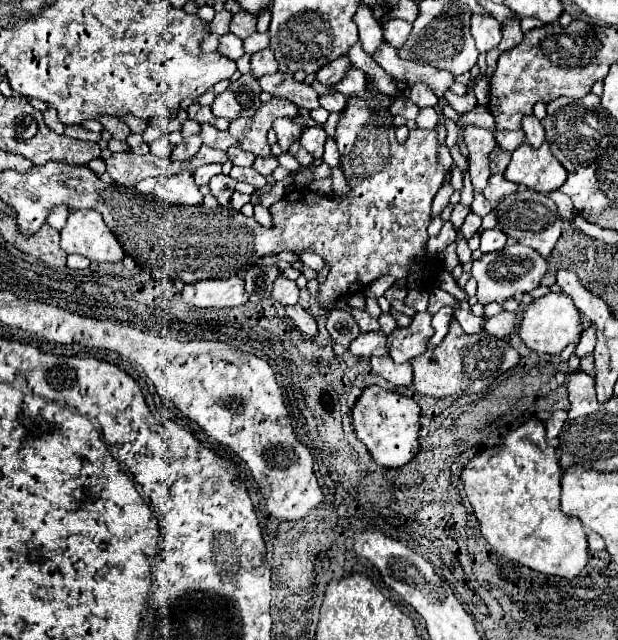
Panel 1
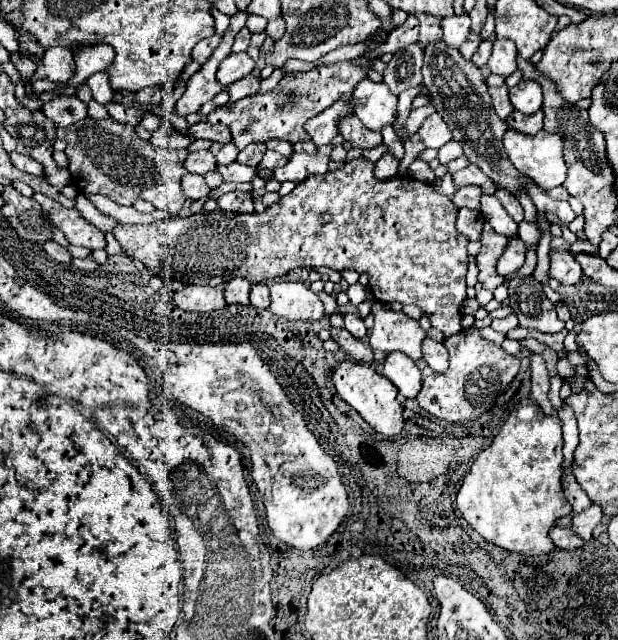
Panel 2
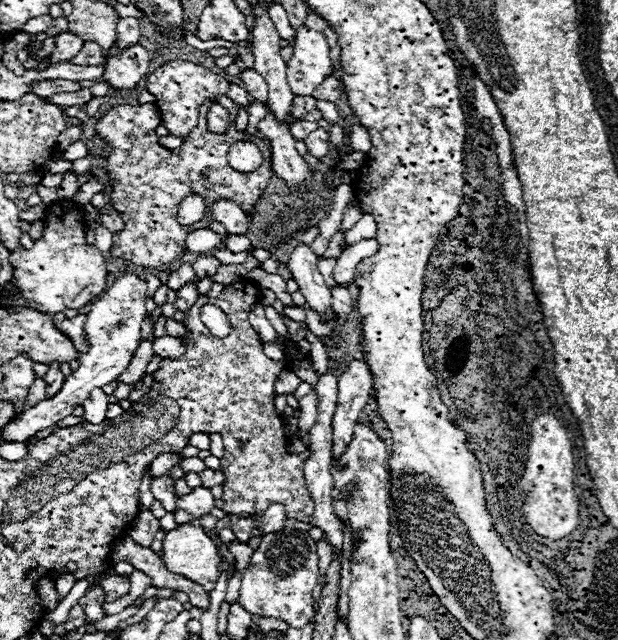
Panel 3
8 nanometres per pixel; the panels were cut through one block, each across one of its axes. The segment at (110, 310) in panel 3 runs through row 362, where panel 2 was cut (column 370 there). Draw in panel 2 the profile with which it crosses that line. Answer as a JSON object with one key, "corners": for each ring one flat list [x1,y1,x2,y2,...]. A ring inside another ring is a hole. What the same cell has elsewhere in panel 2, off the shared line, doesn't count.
{"corners":[[364,78,352,92,354,114,370,130,382,130,386,124,394,124,396,116,396,96,390,94,384,82,372,82]]}

